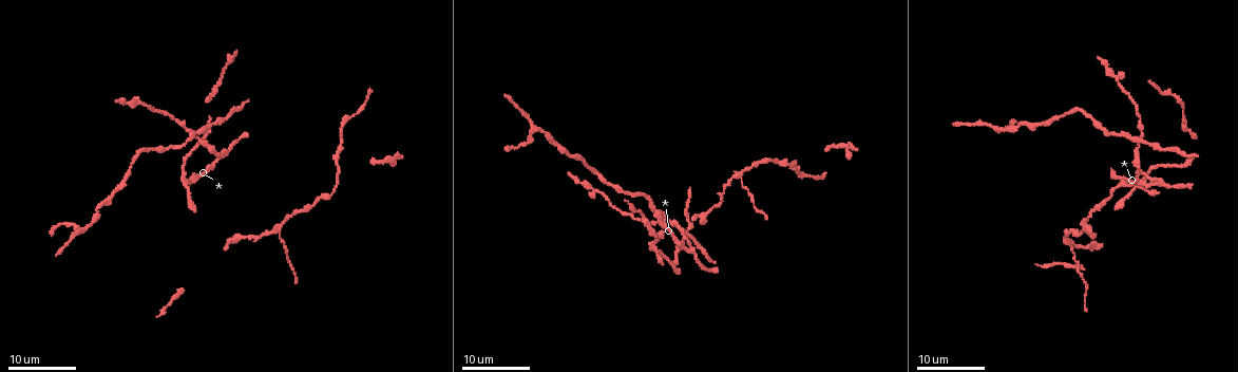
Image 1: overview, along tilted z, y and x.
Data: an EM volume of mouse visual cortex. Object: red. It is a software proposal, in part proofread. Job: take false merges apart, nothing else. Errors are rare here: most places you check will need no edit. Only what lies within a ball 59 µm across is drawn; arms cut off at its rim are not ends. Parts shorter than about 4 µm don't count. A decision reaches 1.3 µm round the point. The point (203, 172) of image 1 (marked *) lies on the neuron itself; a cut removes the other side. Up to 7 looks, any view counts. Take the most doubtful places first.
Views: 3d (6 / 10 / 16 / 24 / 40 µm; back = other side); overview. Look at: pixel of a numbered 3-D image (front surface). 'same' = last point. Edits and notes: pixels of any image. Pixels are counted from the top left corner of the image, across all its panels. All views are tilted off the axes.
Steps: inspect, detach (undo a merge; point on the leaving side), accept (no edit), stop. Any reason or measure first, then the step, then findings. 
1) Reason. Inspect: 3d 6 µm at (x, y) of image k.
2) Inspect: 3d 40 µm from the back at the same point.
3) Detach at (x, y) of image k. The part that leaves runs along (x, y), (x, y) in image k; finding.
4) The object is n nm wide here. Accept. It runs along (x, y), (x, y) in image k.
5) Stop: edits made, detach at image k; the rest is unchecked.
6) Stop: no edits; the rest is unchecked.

Four or more arms meet. Inspect: 3d 24 µm at (1068, 242) of image 1.

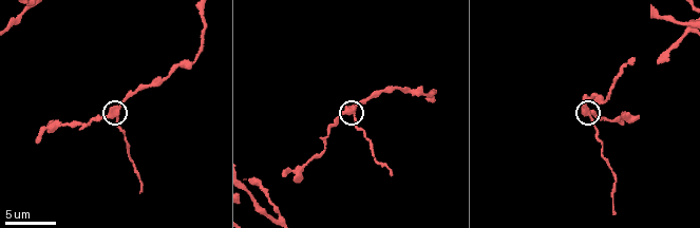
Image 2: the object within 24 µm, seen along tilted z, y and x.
Inspect: 3d 10 µm at (588, 115) of image 2.

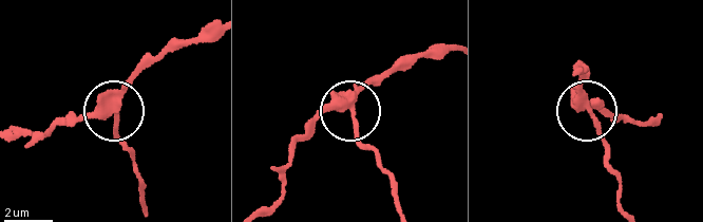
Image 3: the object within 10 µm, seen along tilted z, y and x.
Detach at (129, 148) of image 3. The part that leaves runs along (116, 128), (132, 156), (144, 211) in image 3; two neurons meet here.

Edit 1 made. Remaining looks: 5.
Redraw. Inspect: overview.

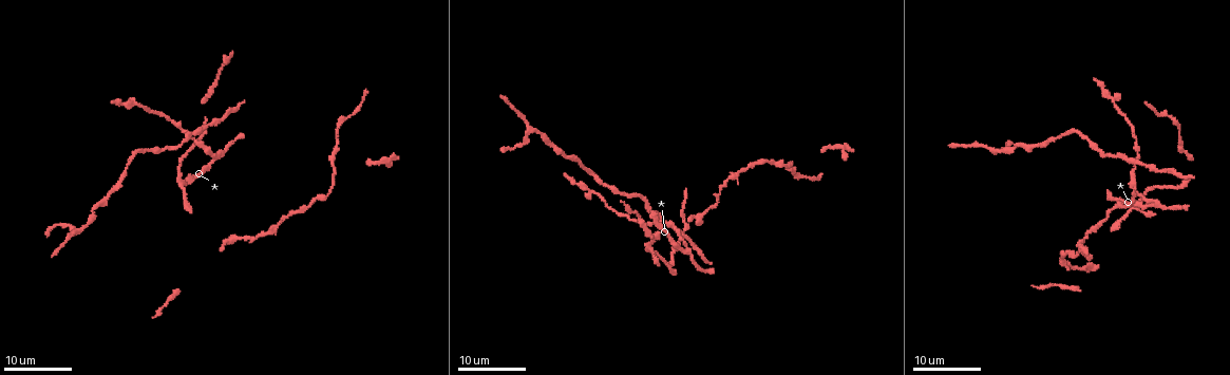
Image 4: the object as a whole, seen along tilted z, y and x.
Three-way junction. Inspect: 3d 16 µm at (530, 131) of image 4.

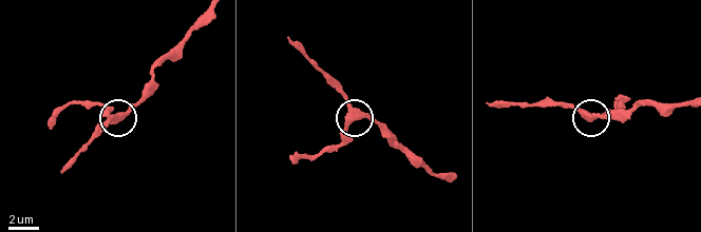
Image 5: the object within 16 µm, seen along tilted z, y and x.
Closer look. Inspect: 3d 6 µm at (348, 116) of image 5.

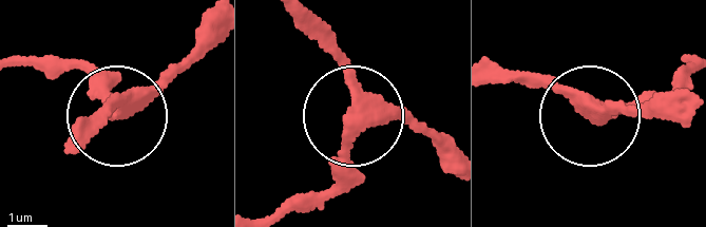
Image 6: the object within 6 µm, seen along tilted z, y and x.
Accept. It runs along (213, 19), (180, 67), (117, 110), (88, 72) in image 6; one neuron here.

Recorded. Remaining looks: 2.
Arms part here. Inspect: 3d 16 µm at (649, 224) of image 4.

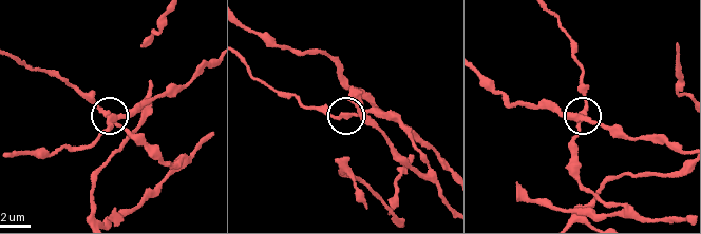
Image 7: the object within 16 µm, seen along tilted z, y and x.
Zoom in. Inspect: 3d 10 µm at (347, 116) of image 7.

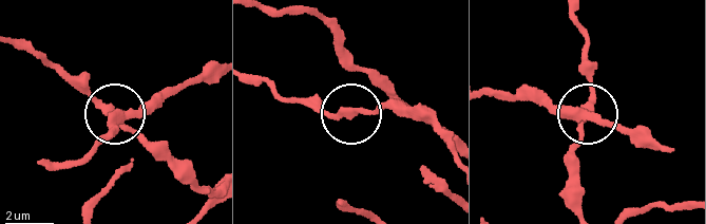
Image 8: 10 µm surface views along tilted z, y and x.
Accept. It runs along (447, 137), (402, 113), (329, 112), (304, 104) in image 8; continuous, no second neuron.

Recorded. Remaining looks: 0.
Stop: edits made, detach at image 3; the rest is unchecked.

